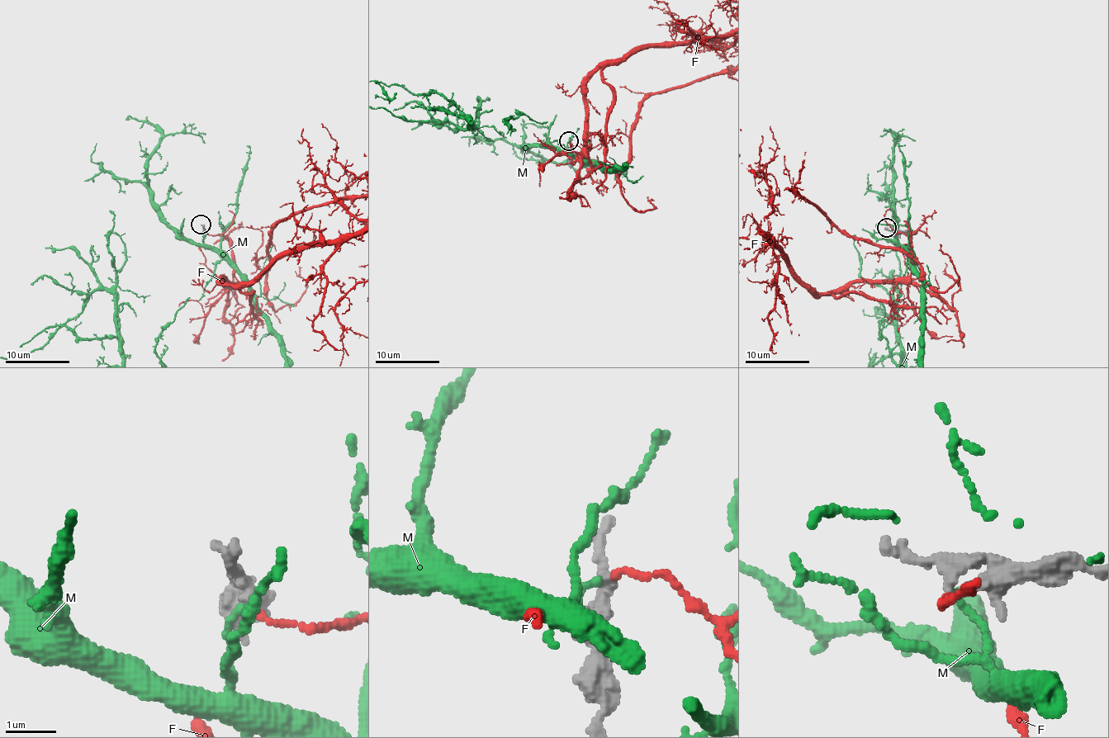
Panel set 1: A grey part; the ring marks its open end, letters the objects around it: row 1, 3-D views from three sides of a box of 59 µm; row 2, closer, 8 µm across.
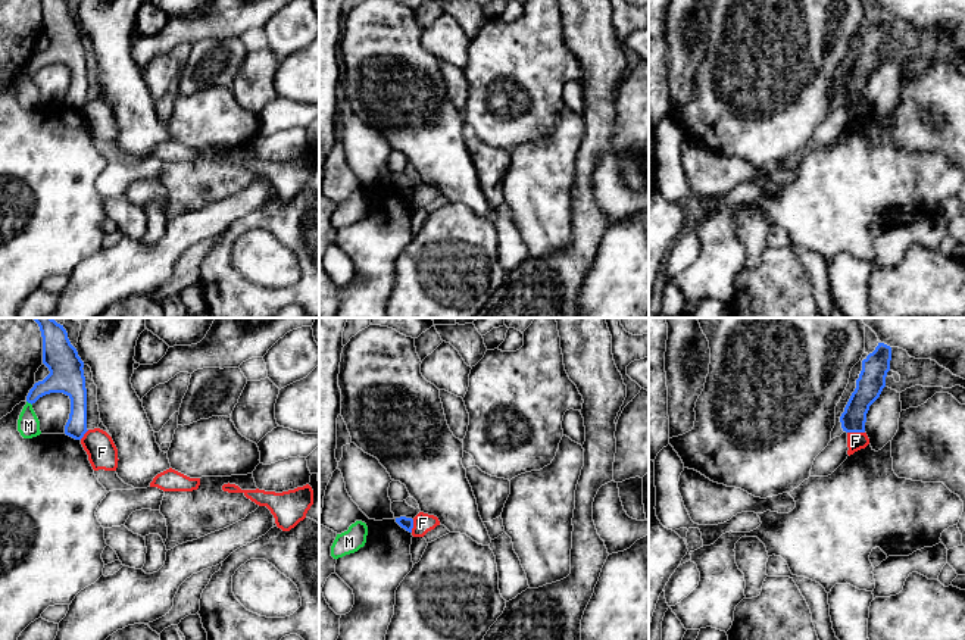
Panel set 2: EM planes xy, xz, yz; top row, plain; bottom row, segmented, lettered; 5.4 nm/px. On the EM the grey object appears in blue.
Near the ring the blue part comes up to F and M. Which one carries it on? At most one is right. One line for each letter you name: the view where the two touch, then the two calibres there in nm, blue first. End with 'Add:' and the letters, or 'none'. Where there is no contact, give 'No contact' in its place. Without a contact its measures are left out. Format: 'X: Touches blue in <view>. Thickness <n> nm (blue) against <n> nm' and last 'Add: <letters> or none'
Add: none

